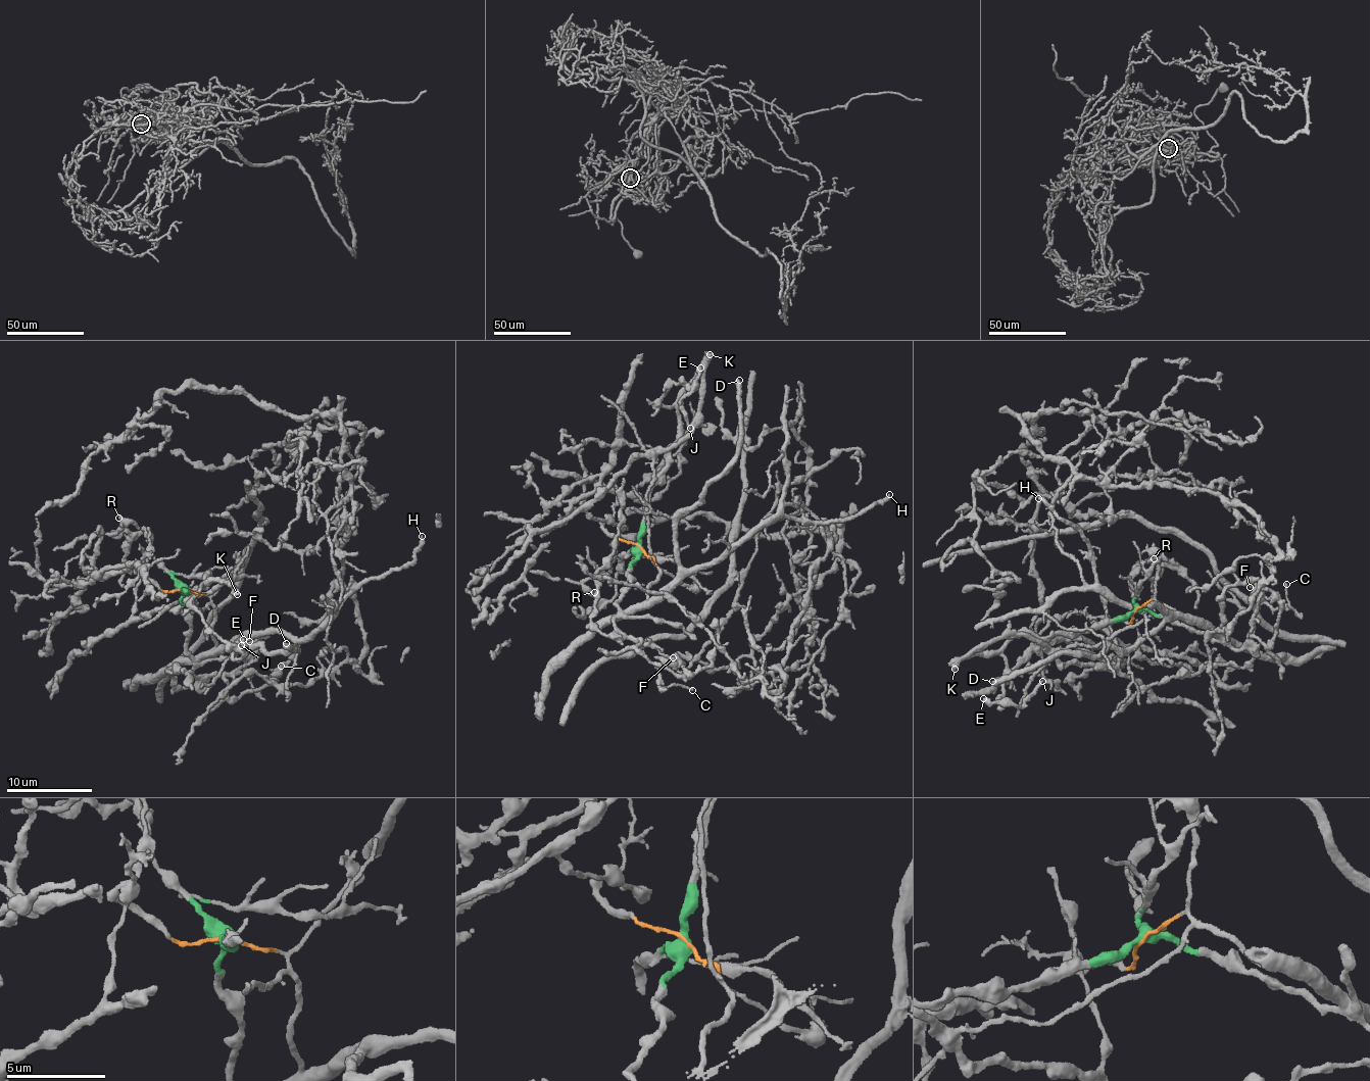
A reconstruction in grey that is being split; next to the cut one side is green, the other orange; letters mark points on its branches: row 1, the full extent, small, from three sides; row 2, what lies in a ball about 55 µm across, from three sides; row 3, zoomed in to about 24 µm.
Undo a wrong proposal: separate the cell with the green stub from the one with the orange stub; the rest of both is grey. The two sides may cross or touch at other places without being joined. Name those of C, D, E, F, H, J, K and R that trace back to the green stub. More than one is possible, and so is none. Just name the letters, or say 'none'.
C, E, F, J, K, R

